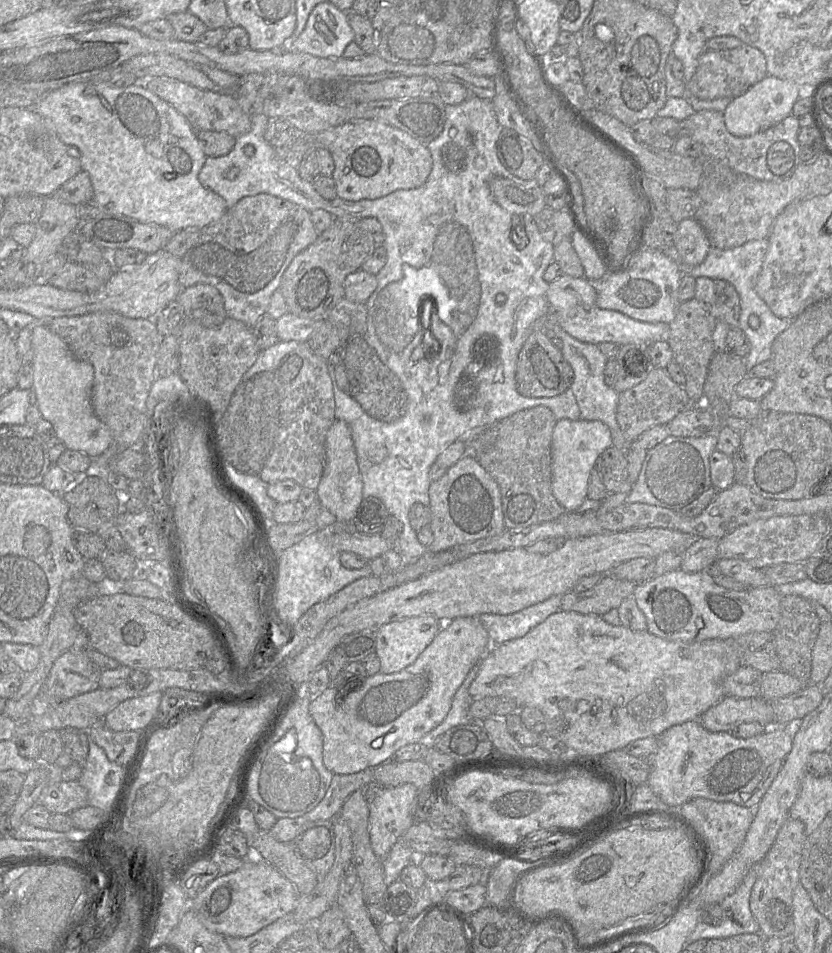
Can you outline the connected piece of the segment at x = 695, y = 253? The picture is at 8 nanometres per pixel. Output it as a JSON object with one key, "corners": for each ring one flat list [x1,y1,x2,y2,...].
{"corners":[[686,218,678,223,674,246,686,266,701,264,711,248,705,229,695,218]]}

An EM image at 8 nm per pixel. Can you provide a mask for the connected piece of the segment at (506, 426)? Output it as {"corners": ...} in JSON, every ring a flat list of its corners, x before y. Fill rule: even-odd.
{"corners":[[535,406,529,409,525,409,519,411,517,413,512,414,511,416,502,419,493,425,483,428,480,431,478,436,475,437,475,440,472,442,469,439,463,439,471,446,471,452,468,454,472,454,472,446,473,446,473,457,477,459,477,461,481,464,481,466,494,478,500,488,501,498,502,498,502,512,504,516,504,524,505,530,516,530,523,529,533,525,541,524,544,522,552,521,562,514,566,512,563,506,561,506,552,493,552,471,551,471,551,446,552,446,552,435,553,430,557,419,555,418,553,412,546,406]]}

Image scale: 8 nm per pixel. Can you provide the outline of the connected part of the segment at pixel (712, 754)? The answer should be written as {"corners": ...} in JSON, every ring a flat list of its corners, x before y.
{"corners":[[698,720,672,726,658,737,658,749,650,757,651,772,647,784,664,804,674,809,695,798,733,802,742,807,756,808,792,749,793,728,775,725,761,735,738,739,729,732,708,731]]}

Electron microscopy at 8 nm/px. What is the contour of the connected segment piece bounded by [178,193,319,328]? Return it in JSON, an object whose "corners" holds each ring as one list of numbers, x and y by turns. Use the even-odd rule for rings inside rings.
{"corners":[[270,194,247,196,228,209,218,221,201,229,198,241,181,257,178,282,182,288,200,283,215,287,223,297,227,316,253,328,267,313,271,297,279,290,282,276,294,257,318,236,310,211]]}

